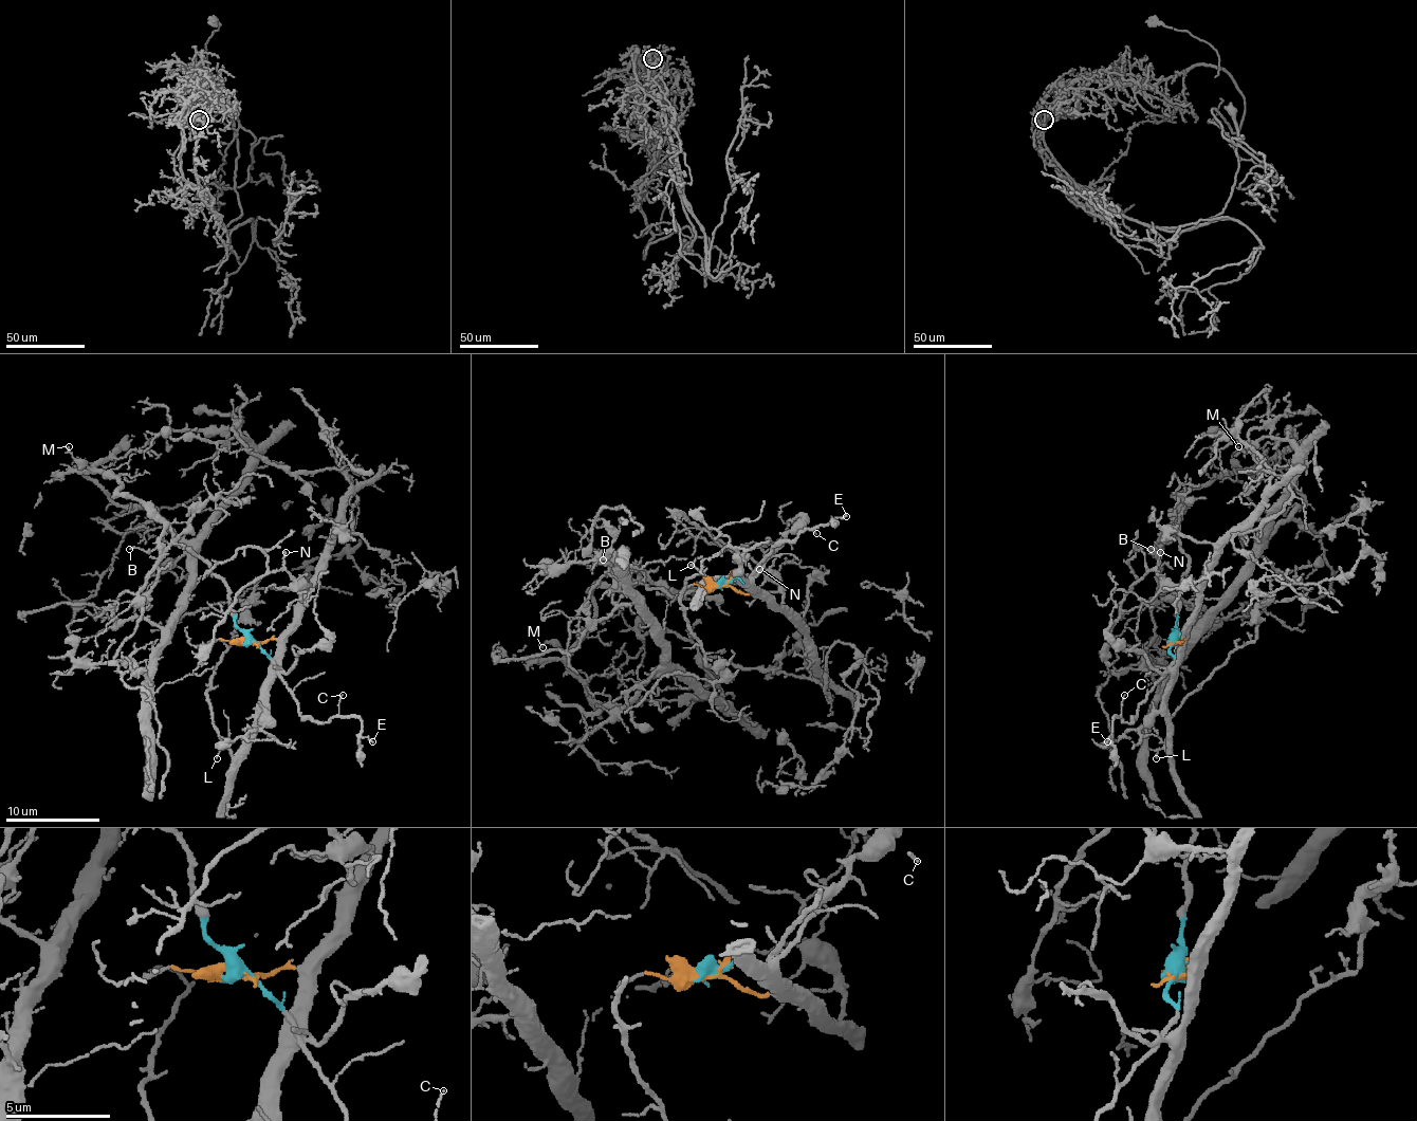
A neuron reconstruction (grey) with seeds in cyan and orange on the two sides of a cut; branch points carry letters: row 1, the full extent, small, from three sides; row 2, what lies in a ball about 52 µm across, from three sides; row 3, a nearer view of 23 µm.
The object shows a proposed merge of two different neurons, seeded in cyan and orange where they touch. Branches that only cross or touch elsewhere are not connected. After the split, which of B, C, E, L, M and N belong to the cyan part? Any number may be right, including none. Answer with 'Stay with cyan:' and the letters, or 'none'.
Stay with cyan: B, C, E, M

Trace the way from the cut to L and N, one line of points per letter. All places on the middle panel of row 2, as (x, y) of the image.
L: (722, 586), (743, 593), (751, 590), (736, 576), (709, 576), (689, 565)
N: (722, 586), (760, 595), (770, 605), (779, 607), (781, 584), (760, 565), (760, 569)

